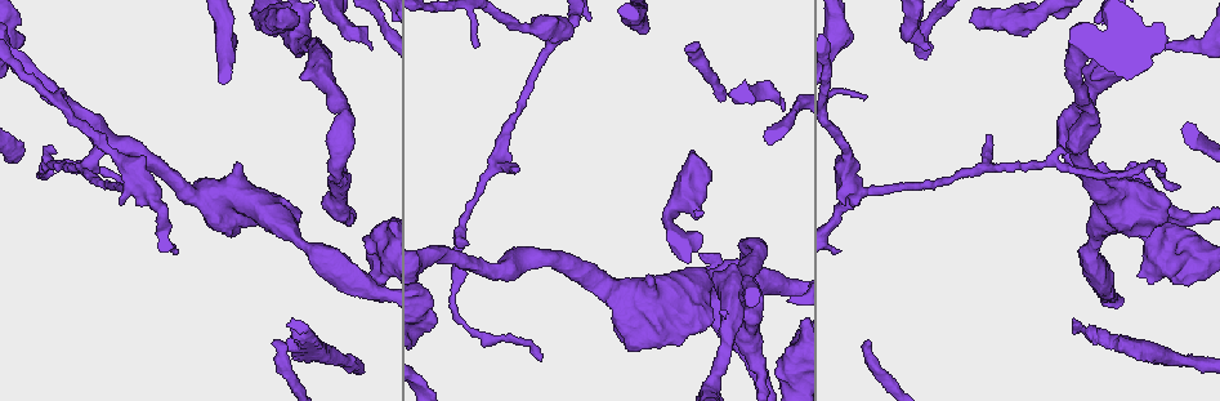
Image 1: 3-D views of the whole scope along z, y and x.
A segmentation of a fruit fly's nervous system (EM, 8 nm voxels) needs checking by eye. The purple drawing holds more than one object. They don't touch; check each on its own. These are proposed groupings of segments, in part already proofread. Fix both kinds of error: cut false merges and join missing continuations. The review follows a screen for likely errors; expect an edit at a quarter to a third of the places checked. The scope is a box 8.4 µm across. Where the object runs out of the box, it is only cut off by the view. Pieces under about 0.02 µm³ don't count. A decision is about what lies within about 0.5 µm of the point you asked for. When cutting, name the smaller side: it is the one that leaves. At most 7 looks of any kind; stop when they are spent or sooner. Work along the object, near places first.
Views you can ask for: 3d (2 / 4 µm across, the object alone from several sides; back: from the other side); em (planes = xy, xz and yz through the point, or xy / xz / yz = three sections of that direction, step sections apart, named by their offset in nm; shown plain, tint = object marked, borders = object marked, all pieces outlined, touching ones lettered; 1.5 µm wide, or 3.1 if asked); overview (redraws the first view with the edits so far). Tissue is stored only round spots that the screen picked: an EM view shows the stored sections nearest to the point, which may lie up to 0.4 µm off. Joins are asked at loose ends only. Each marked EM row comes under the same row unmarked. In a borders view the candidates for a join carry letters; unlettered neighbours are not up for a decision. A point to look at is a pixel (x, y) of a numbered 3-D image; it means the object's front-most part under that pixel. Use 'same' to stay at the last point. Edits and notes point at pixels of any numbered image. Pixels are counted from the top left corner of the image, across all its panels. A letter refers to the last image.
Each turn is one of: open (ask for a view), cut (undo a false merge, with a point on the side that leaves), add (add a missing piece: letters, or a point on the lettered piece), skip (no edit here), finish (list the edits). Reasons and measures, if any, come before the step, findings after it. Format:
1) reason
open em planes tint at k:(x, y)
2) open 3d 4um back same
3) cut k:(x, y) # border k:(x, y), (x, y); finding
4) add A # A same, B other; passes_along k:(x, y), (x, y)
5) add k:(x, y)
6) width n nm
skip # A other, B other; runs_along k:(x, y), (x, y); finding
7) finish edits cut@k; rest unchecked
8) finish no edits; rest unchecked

branch stops here
open 3d 2um at 1:(863, 97)

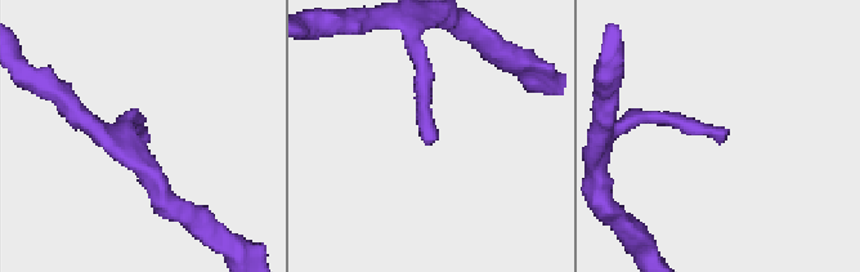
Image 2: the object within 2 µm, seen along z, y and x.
shape alone is not enough
open em xz step 8 tint at 2:(436, 134)

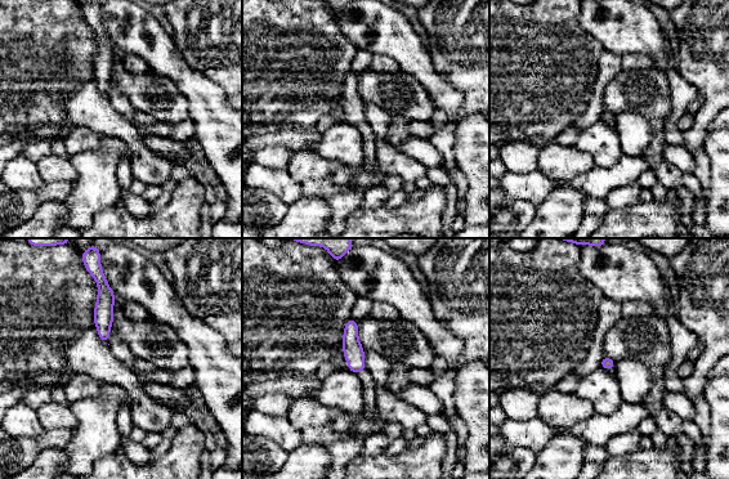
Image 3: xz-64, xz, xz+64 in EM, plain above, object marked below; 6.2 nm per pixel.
another direction
open em planes borders same

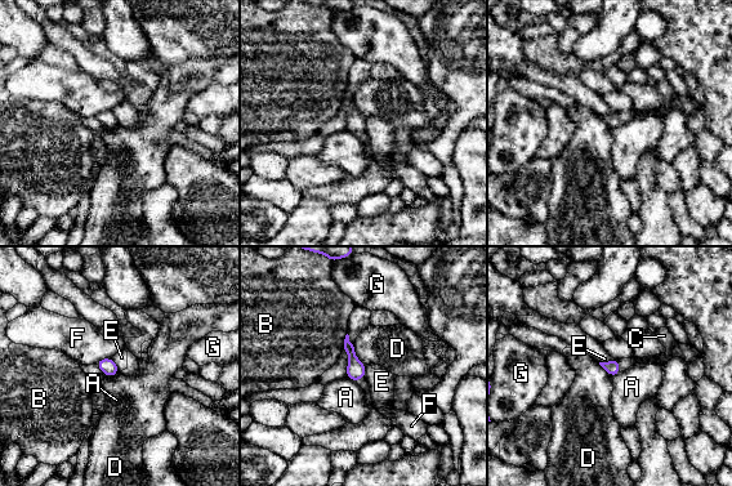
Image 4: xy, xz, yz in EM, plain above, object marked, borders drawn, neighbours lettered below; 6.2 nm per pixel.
add C # A other, B other, C same, D other, E other, F other, G other; it goes on there

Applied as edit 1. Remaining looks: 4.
branch stops here
open em planes borders at 1:(744, 318)

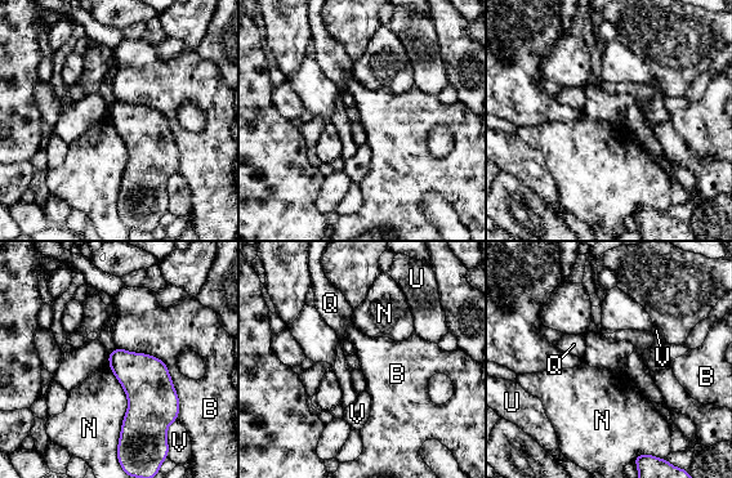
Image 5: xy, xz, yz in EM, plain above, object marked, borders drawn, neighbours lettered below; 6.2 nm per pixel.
skip # B other, N other, Q other, U other, V other; border 5:(110, 370), (128, 402), (116, 454); no lettered piece goes on from it

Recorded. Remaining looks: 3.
finish edits add@4; rest unchecked

